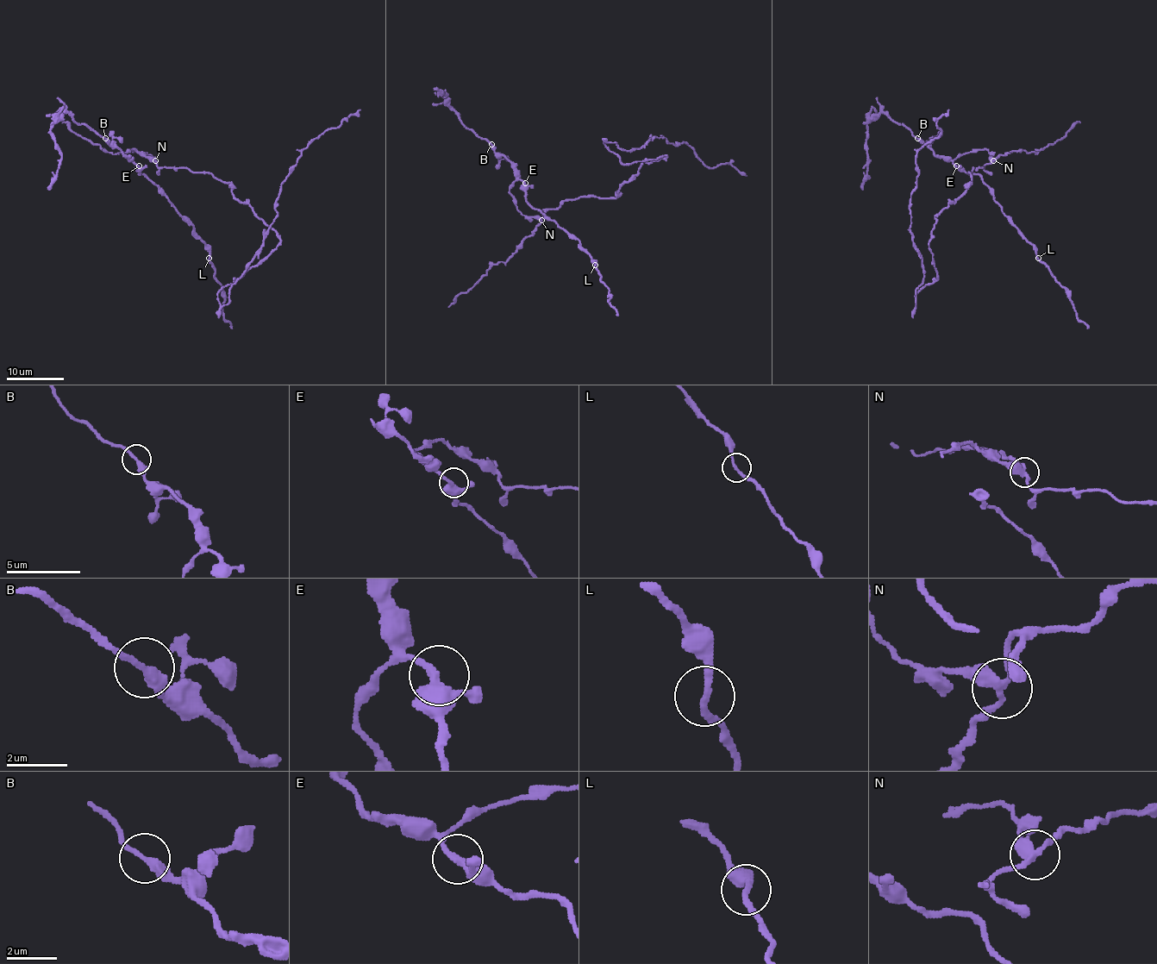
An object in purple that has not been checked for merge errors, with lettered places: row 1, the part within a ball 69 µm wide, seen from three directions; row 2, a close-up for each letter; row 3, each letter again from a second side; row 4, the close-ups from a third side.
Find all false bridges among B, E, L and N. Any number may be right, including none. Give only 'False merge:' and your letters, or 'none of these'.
False merge: B, N

